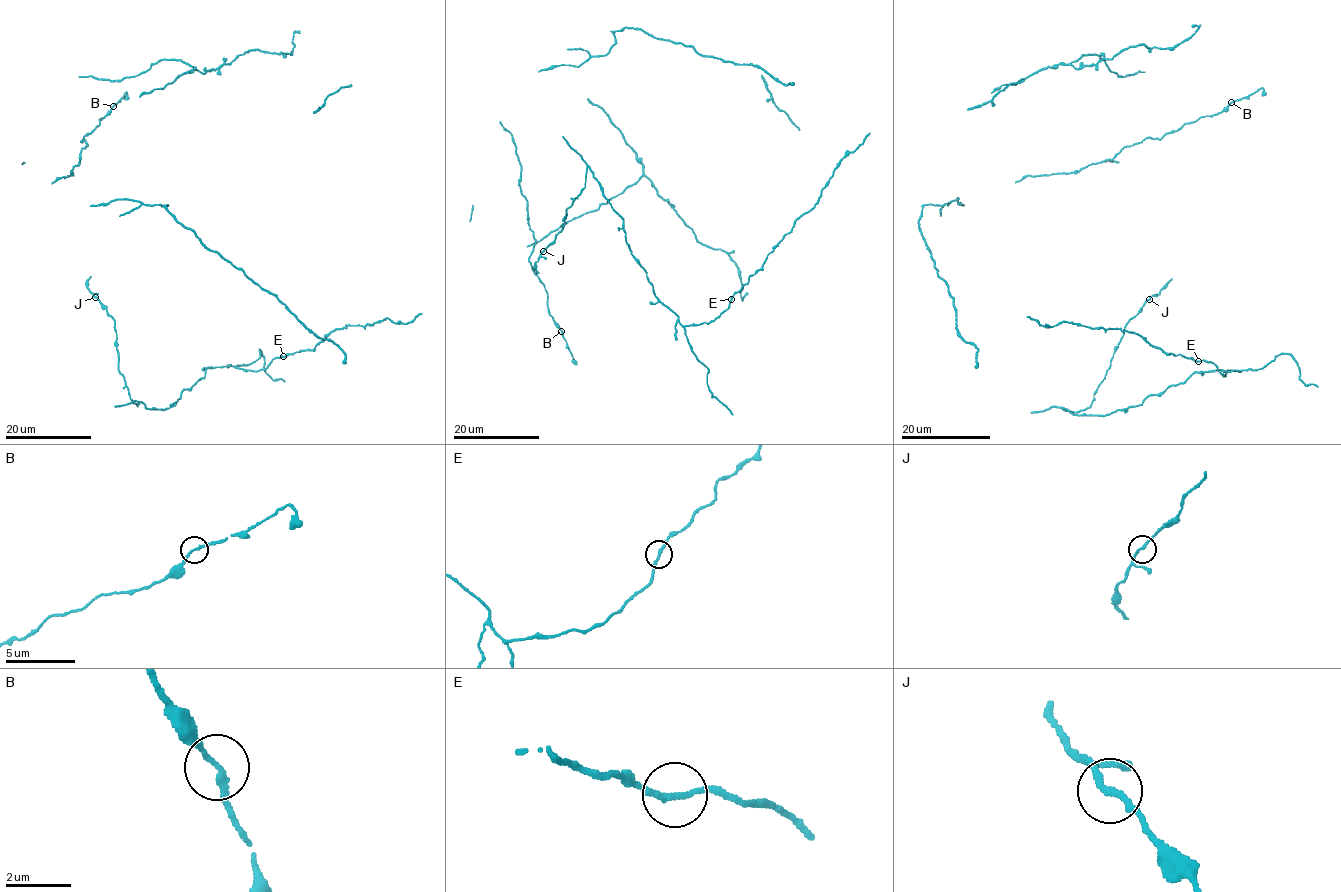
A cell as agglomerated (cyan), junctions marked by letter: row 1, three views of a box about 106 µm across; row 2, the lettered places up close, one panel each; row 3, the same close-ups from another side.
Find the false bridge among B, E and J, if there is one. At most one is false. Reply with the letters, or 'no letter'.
no letter

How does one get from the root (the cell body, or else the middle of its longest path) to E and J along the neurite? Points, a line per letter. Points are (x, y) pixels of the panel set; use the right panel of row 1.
E: (1069, 412), (1108, 415), (1137, 406), (1194, 373), (1226, 373), (1223, 376), (1212, 363), (1199, 360)
J: (1069, 412), (1063, 408), (1079, 412), (1092, 404), (1094, 393), (1111, 365), (1124, 326), (1150, 299)

